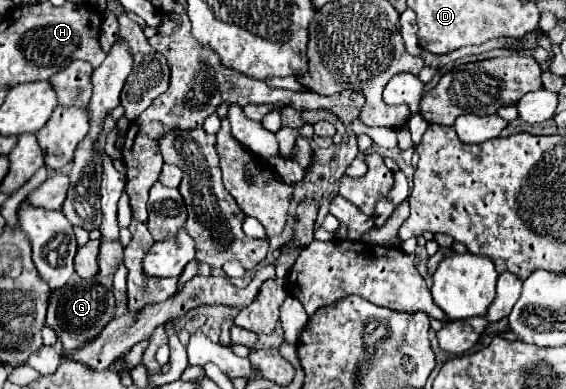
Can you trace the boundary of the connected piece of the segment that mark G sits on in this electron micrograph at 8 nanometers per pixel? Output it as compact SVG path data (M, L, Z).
M120 241L114 243L100 243L100 251L98 251L98 277L90 277L90 279L82 279L76 285L64 285L56 291L50 293L50 301L48 301L48 313L46 313L46 325L56 333L56 337L62 343L62 351L64 355L72 355L74 351L78 351L80 347L84 347L86 343L94 341L102 329L110 323L115 315L115 302L112 301L112 275L114 275L114 267L118 267L118 263L122 263L122 245Z

